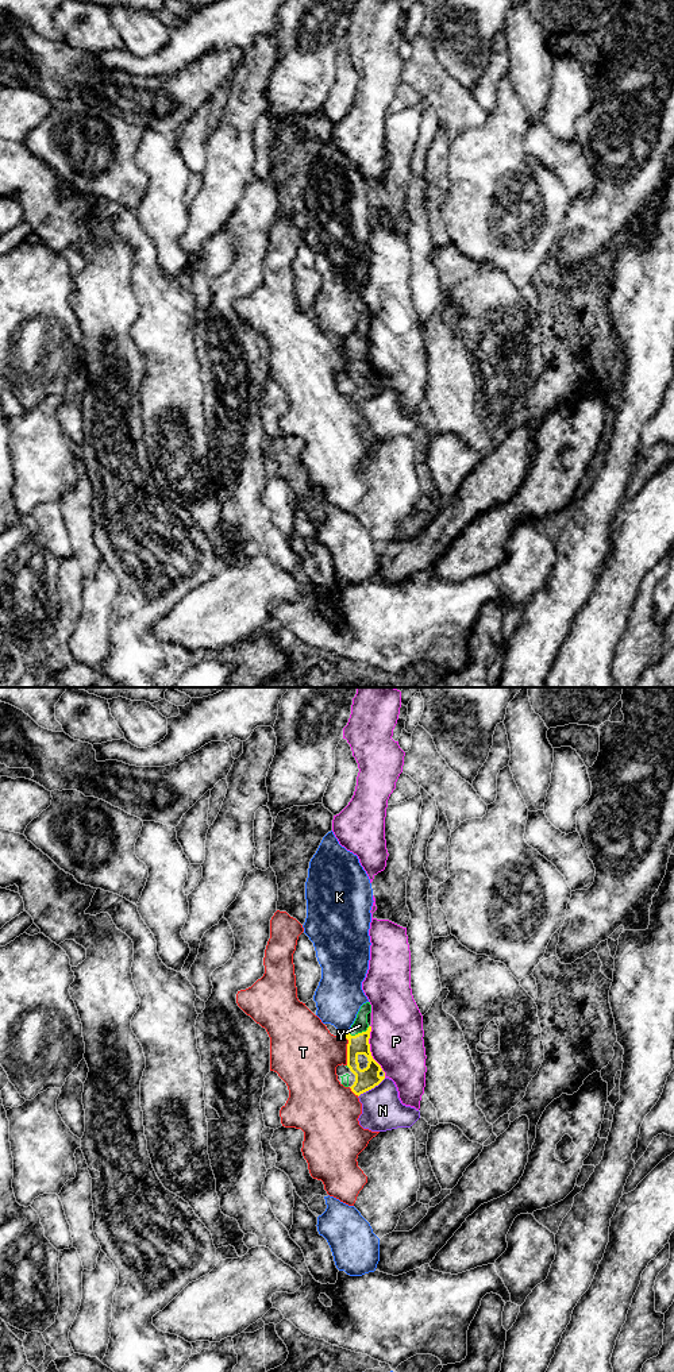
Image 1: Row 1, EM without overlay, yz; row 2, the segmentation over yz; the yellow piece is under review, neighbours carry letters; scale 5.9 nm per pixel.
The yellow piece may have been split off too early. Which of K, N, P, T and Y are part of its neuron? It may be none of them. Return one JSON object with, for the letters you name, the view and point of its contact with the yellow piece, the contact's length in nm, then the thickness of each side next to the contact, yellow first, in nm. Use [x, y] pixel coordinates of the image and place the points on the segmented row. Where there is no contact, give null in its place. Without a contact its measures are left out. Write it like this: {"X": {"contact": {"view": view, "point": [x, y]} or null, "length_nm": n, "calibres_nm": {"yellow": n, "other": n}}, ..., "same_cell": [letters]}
{"Y": {"contact": {"view": "yz", "point": [358, 1033]}, "length_nm": 140, "calibres_nm": {"yellow": 120, "other": 90}}, "same_cell": ["Y"]}

